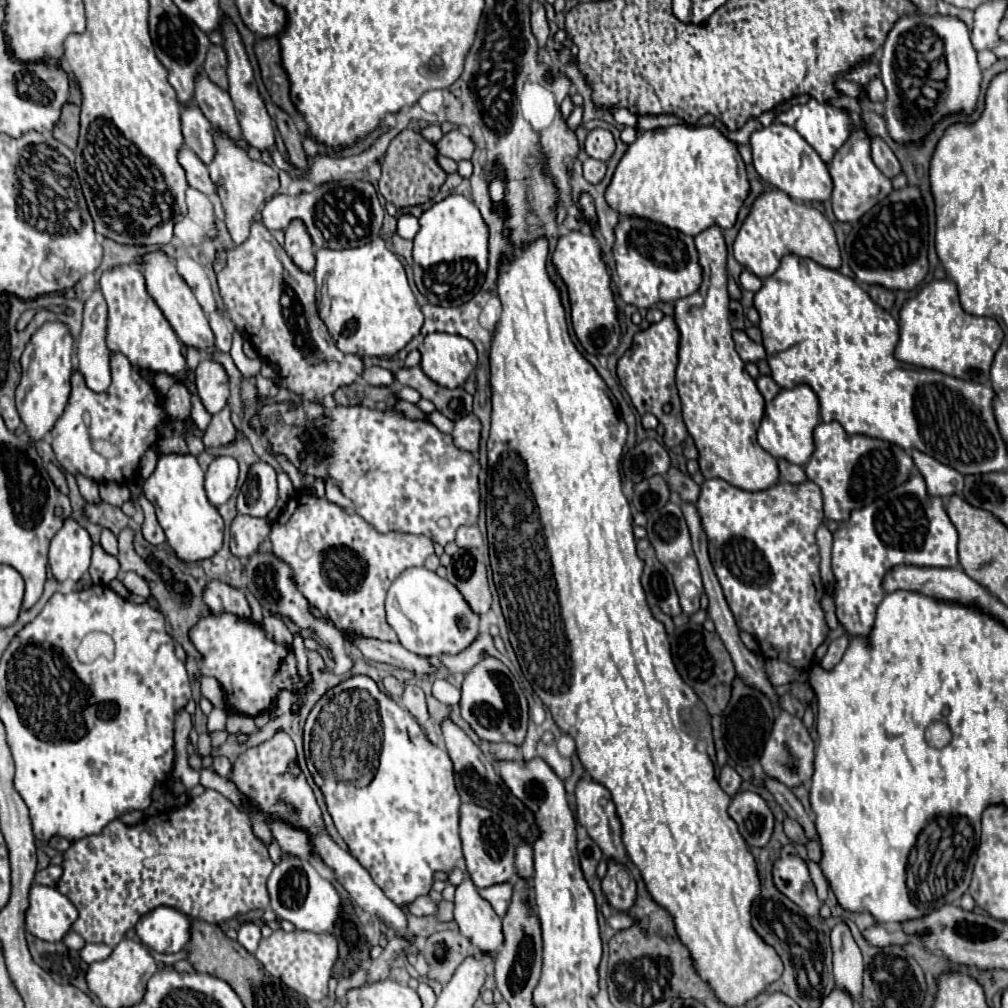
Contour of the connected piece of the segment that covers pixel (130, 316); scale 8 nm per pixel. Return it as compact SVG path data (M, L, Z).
M117 266L113 270L103 272L101 290L109 306L109 322L107 322L107 346L111 352L123 352L131 364L139 368L149 368L153 372L167 372L183 382L191 394L191 418L196 426L205 430L210 423L210 415L201 403L196 386L186 378L187 363L181 354L181 340L177 338L175 330L153 302L153 298L145 290L143 272L135 266Z

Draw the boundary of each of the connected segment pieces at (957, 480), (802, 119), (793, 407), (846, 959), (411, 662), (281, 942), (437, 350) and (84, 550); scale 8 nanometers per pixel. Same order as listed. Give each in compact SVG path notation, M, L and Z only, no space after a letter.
M911 450L911 458L915 462L915 468L923 474L931 496L947 498L951 494L961 494L963 474L959 474L955 468L941 464L933 456L923 454L919 450Z
M813 98L807 104L797 104L797 106L791 106L787 112L777 114L775 122L795 128L807 140L807 144L815 148L815 152L821 156L821 160L827 164L831 162L833 154L847 142L847 138L851 134L851 120L843 110L839 110L831 104L821 104Z
M799 384L791 390L781 390L767 406L765 406L765 416L761 420L759 432L757 432L757 440L759 444L775 458L785 458L791 464L803 466L813 450L815 450L815 442L813 442L813 428L819 424L819 402L817 402L817 394L811 390L811 386L807 384Z
M845 922L835 924L835 928L831 930L831 950L837 986L847 990L855 1000L859 1000L863 982L863 960L861 950L855 944L853 934Z
M353 638L353 644L363 652L365 658L375 660L375 662L387 662L417 674L429 674L433 672L431 664L417 654L411 654L405 650L401 644L391 644L391 642L379 642L379 640L369 640L369 638Z
M279 928L269 938L263 938L259 942L255 958L265 966L269 974L279 978L285 986L293 988L305 998L323 1000L327 998L327 982L333 972L333 964L337 960L337 942L329 932L323 934L301 932L301 930L283 932Z
M433 332L433 334L425 336L423 346L425 346L425 350L421 354L421 368L439 386L445 386L445 388L463 386L463 382L467 380L467 376L477 366L477 352L475 352L473 342L467 340L467 338L463 338L463 336L459 336L459 334Z
M67 518L61 530L53 536L49 548L49 564L53 576L63 582L67 578L79 580L91 562L91 538L87 530L75 520Z

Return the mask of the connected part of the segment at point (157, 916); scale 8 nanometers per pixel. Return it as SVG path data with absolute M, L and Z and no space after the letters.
M159 906L145 914L137 926L137 936L151 950L171 954L183 950L191 940L191 918L177 908Z

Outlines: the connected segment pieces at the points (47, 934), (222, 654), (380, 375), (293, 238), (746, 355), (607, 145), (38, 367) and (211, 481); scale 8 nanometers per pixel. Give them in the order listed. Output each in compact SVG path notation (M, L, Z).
M41 884L31 886L29 908L25 912L27 932L47 942L59 942L71 930L75 918L75 906L57 888Z
M233 614L203 616L191 630L191 640L203 654L201 674L217 678L227 692L229 706L241 714L257 716L265 712L283 688L299 694L305 690L305 680L297 676L293 650L269 640L263 628L251 620L241 620Z
M365 368L363 372L363 378L373 384L373 386L393 386L395 384L395 376L391 370L385 370L385 368Z
M293 220L285 230L285 250L297 266L303 270L313 270L315 266L315 246L301 220Z
M735 330L733 340L735 340L735 348L743 362L759 362L765 358L765 348L761 344L755 344L745 332Z
M597 128L597 130L591 130L585 138L585 146L583 150L587 152L587 156L591 158L597 158L597 160L603 160L607 162L615 150L615 140L611 136L609 130L603 130L603 128Z
M47 322L31 336L21 354L21 382L15 392L15 404L21 422L25 424L33 442L45 438L45 434L55 426L67 406L71 394L69 378L73 372L71 350L73 336L69 334L67 326L63 326L61 322Z
M219 456L209 464L209 470L205 474L205 490L211 504L221 506L231 498L235 492L237 474L239 466L231 456Z

